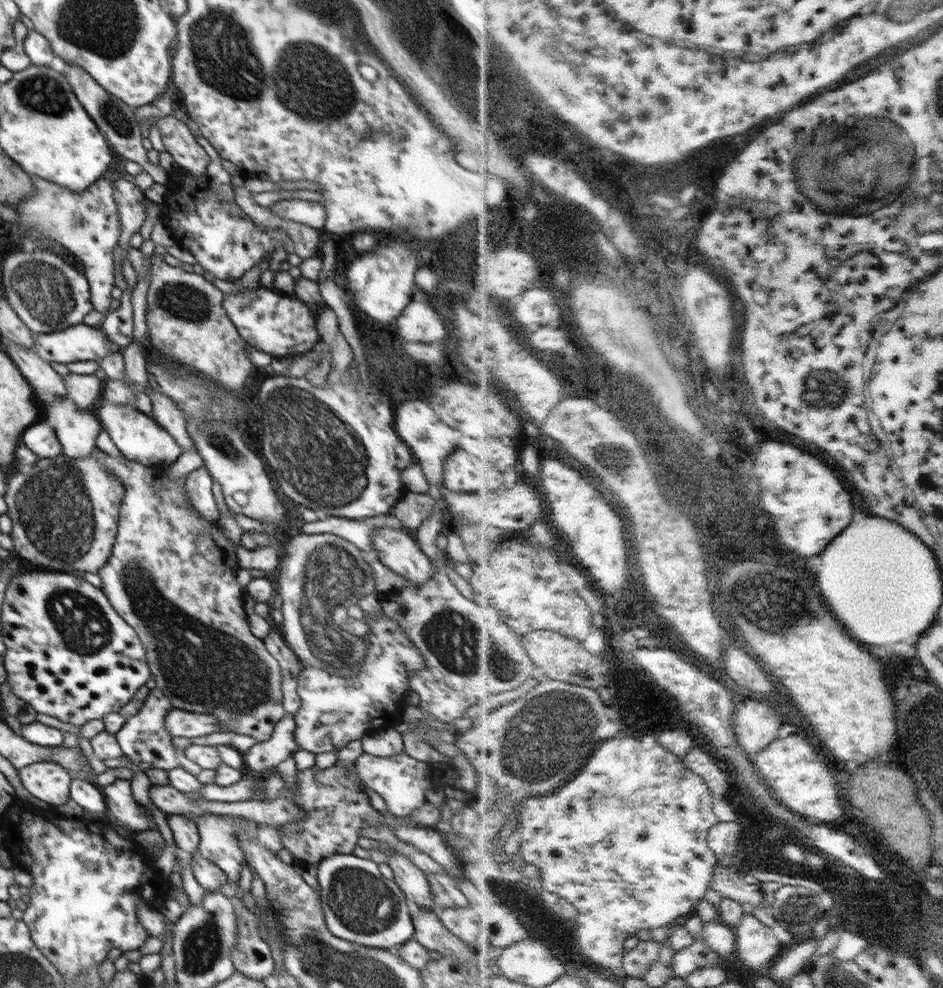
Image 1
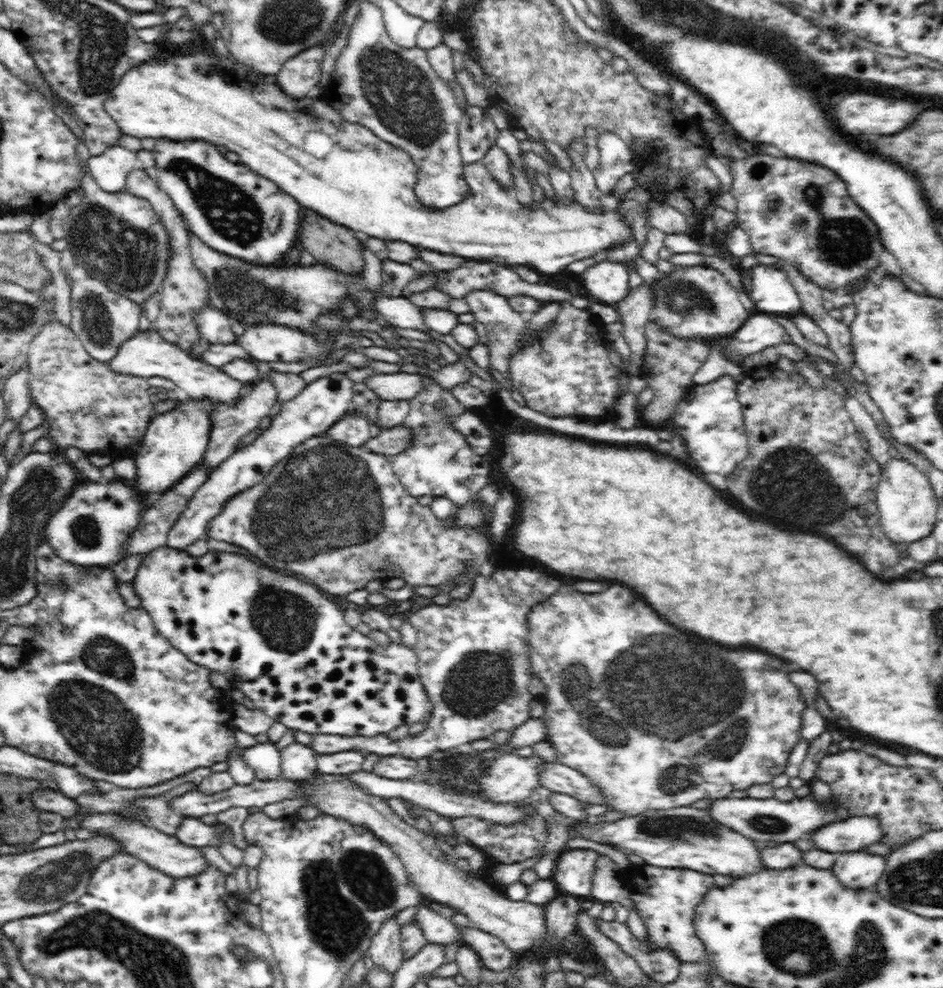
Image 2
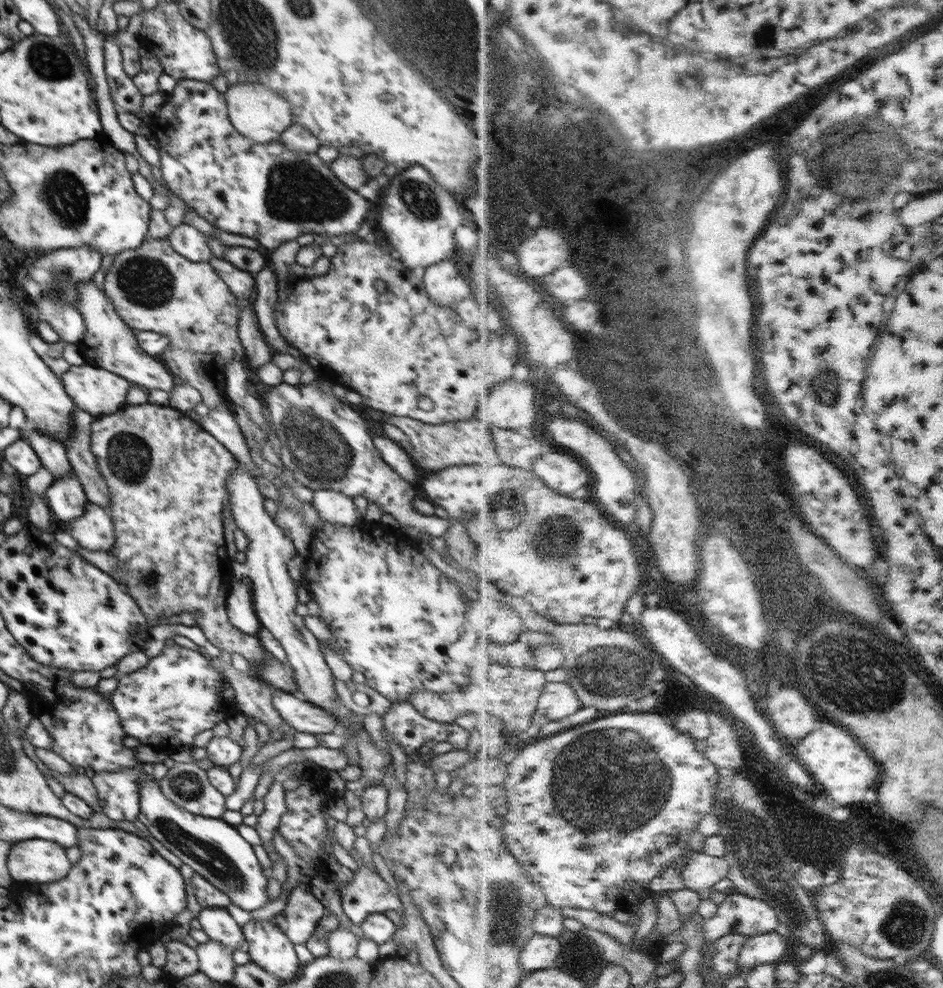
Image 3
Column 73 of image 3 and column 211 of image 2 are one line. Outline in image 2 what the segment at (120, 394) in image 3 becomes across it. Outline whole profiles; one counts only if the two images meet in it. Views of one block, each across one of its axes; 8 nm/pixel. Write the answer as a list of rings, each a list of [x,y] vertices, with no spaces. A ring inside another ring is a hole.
[[[154,329],[138,331],[130,340],[122,342],[118,354],[107,362],[110,370],[118,374],[130,374],[137,377],[161,376],[172,380],[193,399],[208,399],[214,406],[236,402],[249,388],[242,382],[230,378],[218,367],[206,364],[199,357],[181,350],[176,344],[164,341],[164,337]]]

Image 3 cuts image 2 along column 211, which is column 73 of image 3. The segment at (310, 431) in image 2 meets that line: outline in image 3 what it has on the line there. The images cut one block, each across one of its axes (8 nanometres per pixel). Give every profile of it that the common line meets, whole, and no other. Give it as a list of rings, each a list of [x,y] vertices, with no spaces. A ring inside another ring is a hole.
[[[74,471],[64,478],[54,480],[46,490],[45,500],[52,511],[54,520],[61,529],[70,520],[80,518],[89,502]]]

